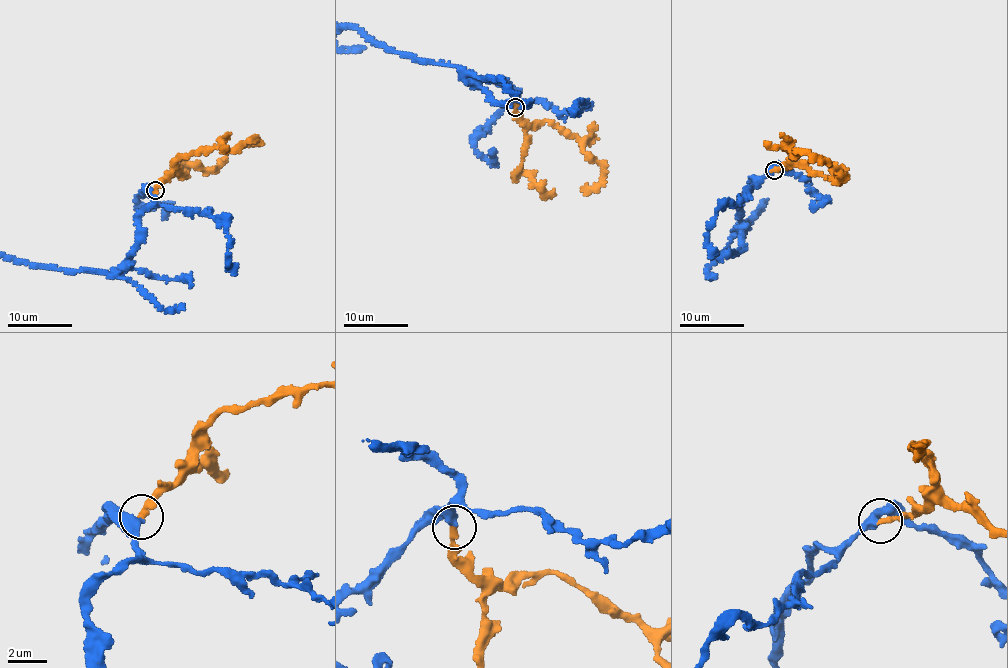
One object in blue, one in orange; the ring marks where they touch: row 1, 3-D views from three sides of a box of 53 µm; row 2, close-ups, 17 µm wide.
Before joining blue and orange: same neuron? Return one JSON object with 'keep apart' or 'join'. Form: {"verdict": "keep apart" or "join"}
{"verdict": "join"}

